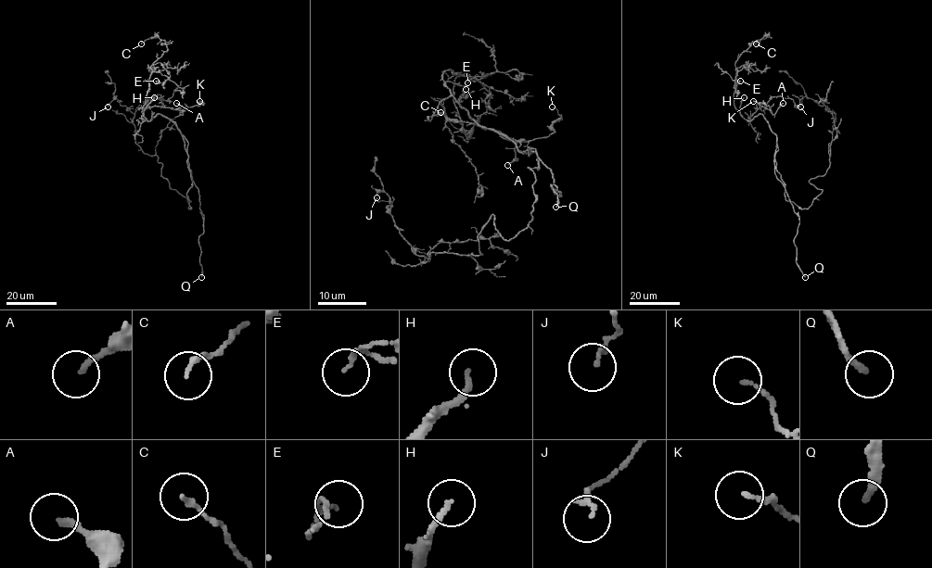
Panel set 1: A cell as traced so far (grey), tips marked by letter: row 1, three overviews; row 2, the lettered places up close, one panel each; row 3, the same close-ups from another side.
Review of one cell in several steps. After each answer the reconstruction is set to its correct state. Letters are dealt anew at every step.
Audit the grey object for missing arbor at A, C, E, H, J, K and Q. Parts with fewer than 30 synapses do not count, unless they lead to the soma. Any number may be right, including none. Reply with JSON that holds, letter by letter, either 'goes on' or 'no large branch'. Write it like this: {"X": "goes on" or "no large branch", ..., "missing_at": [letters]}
{"A": "no large branch", "C": "no large branch", "E": "no large branch", "H": "goes on", "J": "no large branch", "K": "no large branch", "Q": "goes on", "missing_at": ["H", "Q"]}

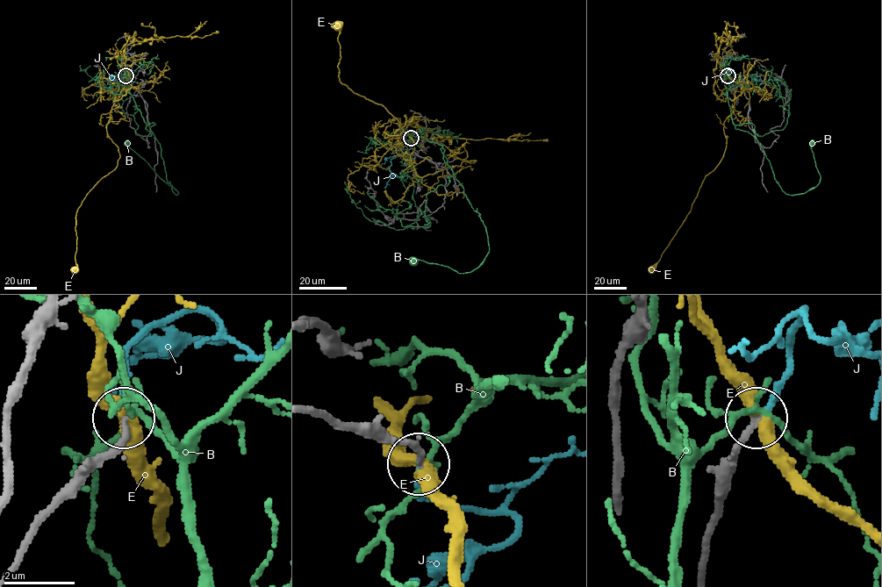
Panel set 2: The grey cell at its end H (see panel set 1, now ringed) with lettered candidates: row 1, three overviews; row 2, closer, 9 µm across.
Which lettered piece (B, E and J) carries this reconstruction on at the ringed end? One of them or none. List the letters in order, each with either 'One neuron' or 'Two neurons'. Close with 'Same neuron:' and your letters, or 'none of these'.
B: Two neurons
E: Two neurons
J: One neuron
Same neuron: J

